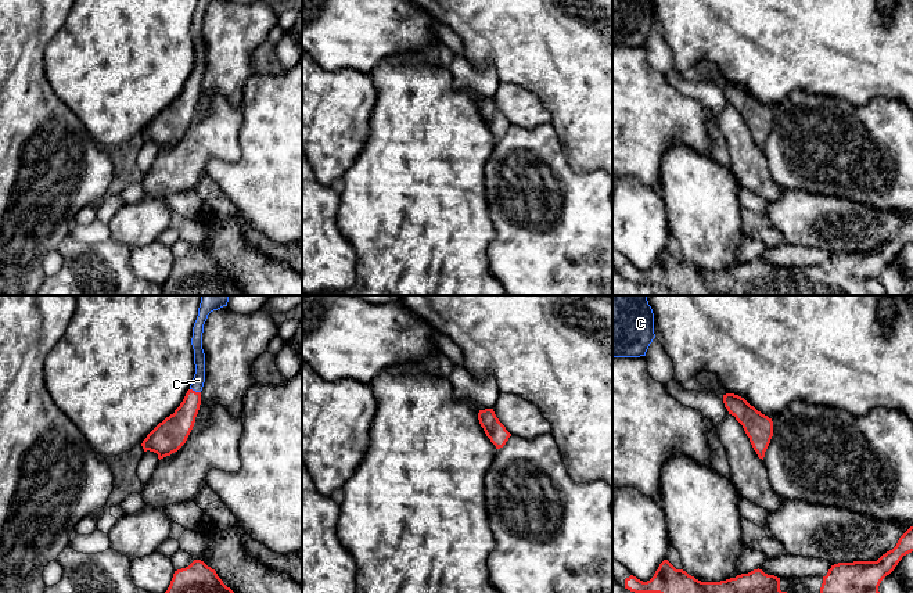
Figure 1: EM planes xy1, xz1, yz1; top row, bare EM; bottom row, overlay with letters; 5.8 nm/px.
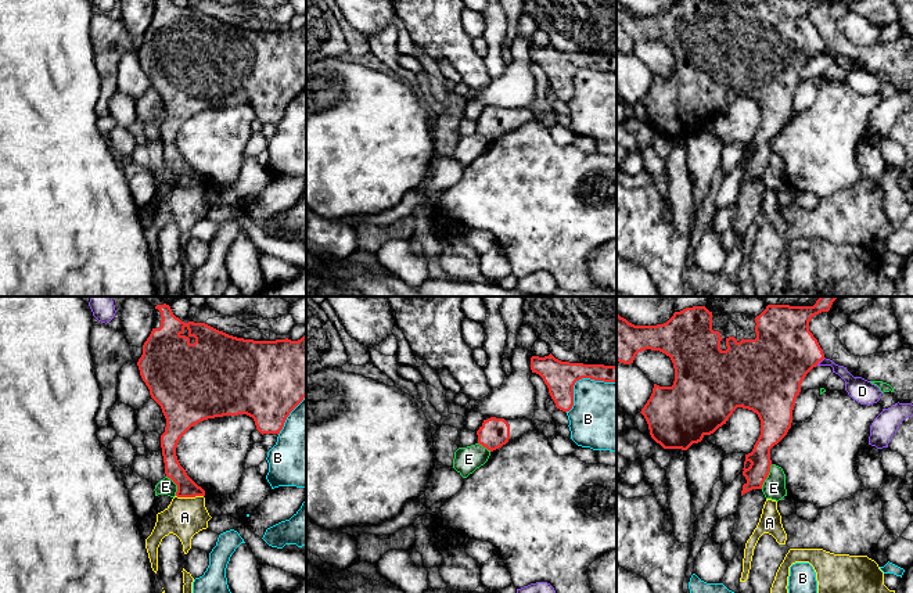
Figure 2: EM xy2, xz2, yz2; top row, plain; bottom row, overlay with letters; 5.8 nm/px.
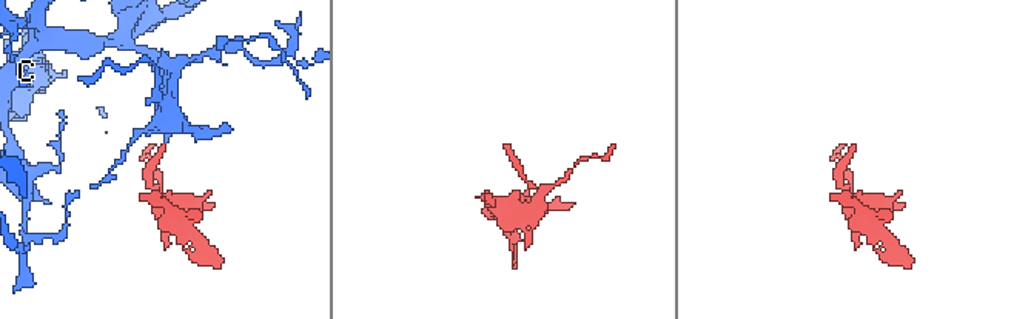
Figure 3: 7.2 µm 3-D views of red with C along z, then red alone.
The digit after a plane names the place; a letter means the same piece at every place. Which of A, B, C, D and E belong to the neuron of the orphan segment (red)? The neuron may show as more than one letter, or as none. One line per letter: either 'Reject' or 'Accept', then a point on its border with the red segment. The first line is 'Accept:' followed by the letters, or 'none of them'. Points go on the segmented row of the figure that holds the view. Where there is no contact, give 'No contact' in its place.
Accept: C
A: Reject. Touches red at xy2 (190, 496)
B: Reject. Touches red at xz2 (579, 378)
C: Accept. Touches red at xy1 (194, 391)
D: Reject. Touches red at yz2 (820, 360)
E: Reject. Touches red at yz2 (766, 477)

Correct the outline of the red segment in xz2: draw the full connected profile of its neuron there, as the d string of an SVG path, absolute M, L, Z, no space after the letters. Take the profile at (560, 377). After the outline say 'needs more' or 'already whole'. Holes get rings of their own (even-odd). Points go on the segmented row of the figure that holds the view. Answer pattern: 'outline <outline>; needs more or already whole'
outline M551 353L544 357L532 356L531 370L543 378L556 407L565 413L574 406L574 385L576 381L590 378L617 382L617 366L561 362Z; already whole

